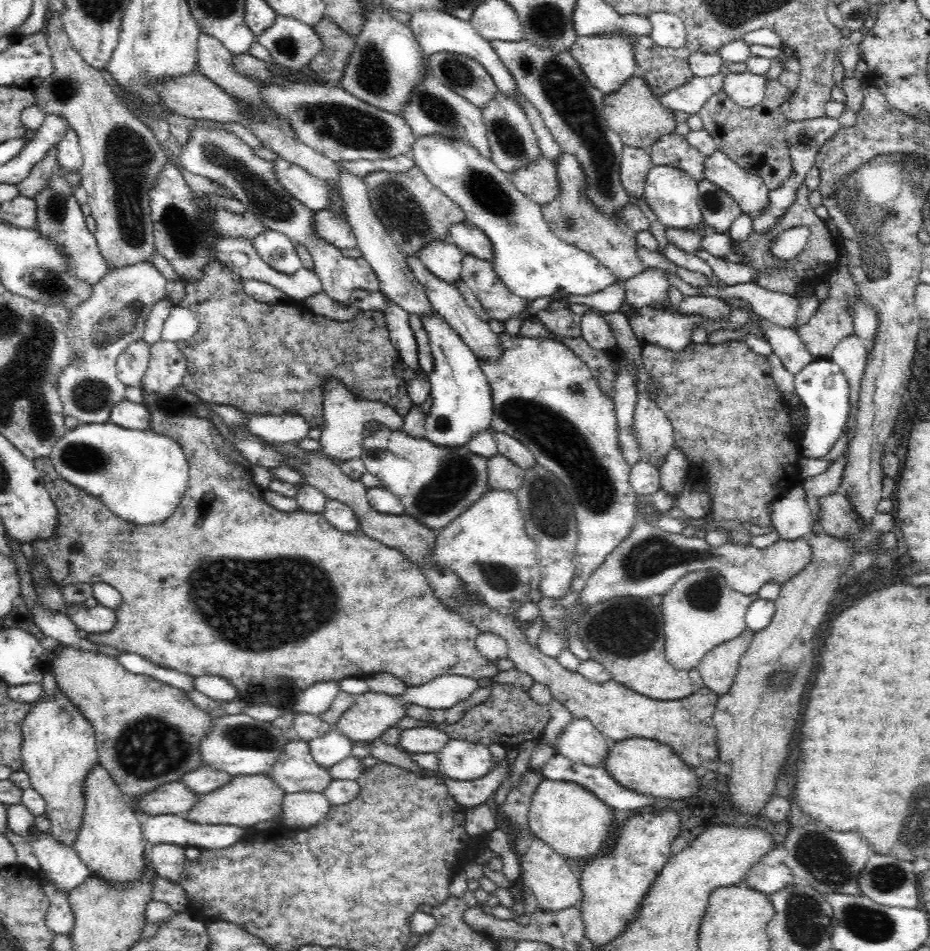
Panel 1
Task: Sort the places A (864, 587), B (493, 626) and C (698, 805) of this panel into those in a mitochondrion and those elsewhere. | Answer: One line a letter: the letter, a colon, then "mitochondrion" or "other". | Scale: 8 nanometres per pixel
A: other
B: other
C: other

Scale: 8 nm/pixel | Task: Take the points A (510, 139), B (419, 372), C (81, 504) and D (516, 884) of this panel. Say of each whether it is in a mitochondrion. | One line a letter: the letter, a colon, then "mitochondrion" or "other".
A: mitochondrion
B: other
C: other
D: other

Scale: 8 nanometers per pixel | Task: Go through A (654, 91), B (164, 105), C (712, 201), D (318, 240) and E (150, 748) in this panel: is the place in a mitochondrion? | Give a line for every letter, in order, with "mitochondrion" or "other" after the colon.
A: other
B: other
C: mitochondrion
D: other
E: mitochondrion

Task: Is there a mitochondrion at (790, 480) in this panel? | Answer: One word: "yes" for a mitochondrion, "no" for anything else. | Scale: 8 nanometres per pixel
no

